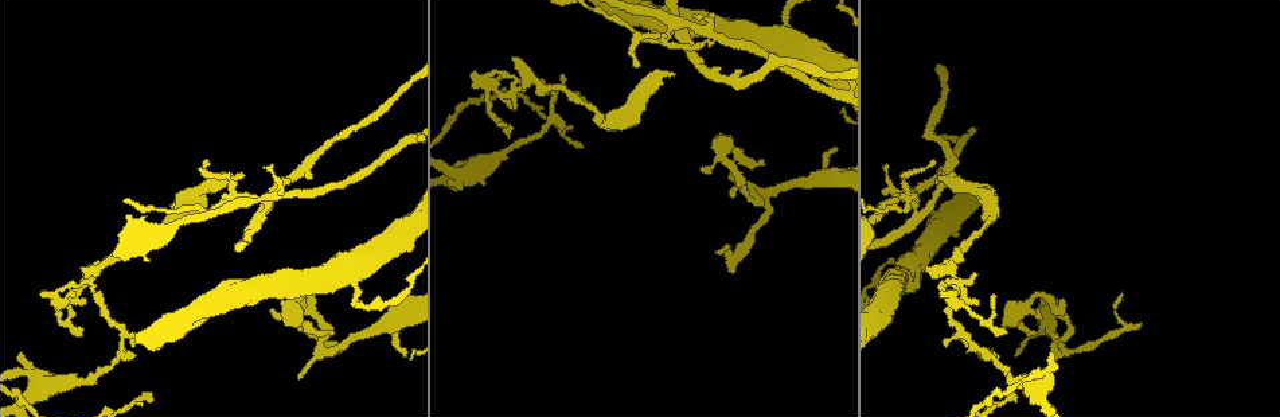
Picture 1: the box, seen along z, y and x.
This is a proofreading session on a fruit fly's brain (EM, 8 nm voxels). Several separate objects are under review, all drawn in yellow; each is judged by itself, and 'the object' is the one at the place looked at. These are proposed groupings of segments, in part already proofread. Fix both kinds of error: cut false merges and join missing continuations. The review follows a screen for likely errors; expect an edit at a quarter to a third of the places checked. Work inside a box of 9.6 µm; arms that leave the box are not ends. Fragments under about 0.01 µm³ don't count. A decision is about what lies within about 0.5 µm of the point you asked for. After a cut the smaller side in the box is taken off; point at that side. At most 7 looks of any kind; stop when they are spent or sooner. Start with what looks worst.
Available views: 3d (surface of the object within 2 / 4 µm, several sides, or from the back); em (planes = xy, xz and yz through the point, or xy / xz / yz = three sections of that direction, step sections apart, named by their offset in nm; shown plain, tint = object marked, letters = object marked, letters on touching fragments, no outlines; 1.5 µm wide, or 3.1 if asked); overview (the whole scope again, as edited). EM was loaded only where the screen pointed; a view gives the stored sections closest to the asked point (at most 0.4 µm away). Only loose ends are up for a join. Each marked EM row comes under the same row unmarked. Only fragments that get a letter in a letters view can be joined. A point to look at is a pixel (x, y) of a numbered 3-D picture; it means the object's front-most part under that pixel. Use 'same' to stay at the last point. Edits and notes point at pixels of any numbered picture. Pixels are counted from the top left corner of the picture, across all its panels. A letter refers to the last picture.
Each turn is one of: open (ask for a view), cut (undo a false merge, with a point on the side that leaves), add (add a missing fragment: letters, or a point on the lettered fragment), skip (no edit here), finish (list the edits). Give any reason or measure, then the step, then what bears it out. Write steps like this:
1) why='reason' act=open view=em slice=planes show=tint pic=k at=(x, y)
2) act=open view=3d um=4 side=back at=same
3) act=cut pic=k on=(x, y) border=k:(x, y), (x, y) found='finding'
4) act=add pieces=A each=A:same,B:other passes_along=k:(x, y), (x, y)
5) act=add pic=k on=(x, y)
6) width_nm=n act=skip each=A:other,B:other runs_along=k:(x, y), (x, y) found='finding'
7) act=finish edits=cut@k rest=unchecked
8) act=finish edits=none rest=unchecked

why='an open end' act=open view=em slice=yz step=8 show=letters pic=1 at=(297, 375)

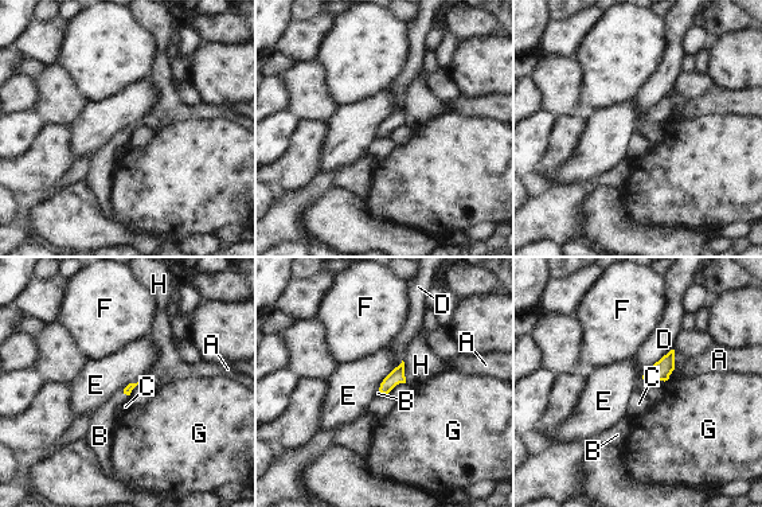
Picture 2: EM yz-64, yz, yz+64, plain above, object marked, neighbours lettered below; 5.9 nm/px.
act=add pieces=B each=A:other,B:same,C:other,D:other,E:other,F:other,G:other,H:other passes_along=2:(131, 386), (124, 390), (102, 425) found='it goes on there'

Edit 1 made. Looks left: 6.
act=open view=overview

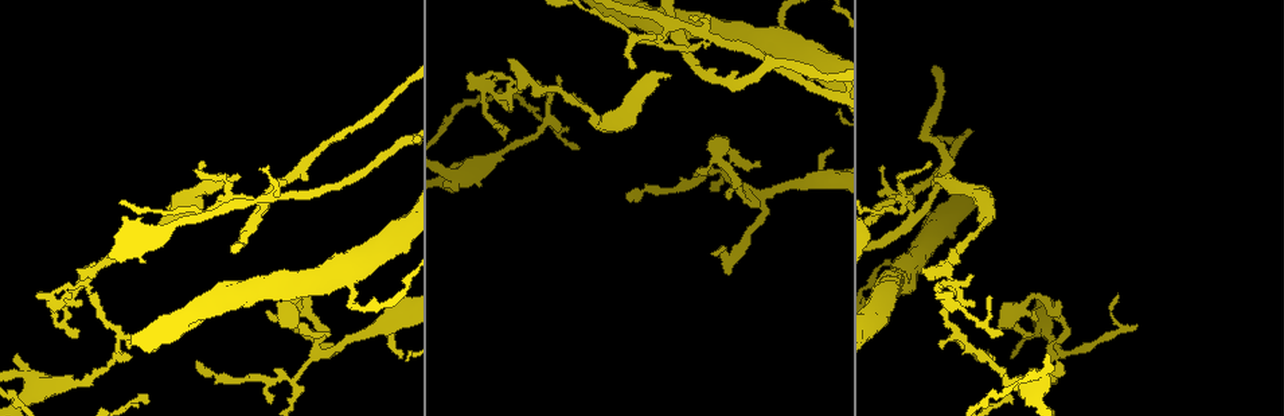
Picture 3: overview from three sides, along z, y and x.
why='sharp bend' act=open view=3d um=2 pic=3 at=(1035, 296)

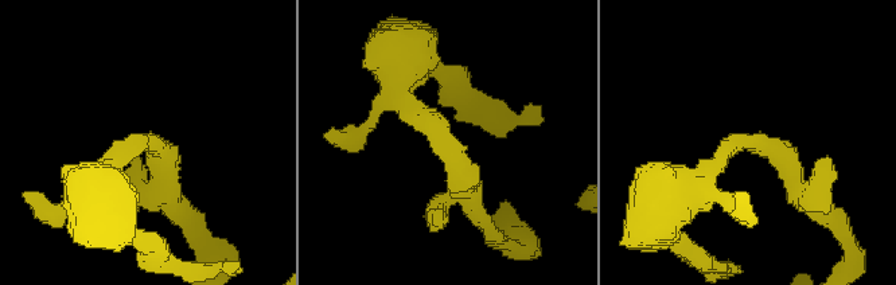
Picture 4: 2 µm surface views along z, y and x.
why='need the tissue' act=open view=em slice=yz step=8 show=tint pic=4 at=(746, 144)

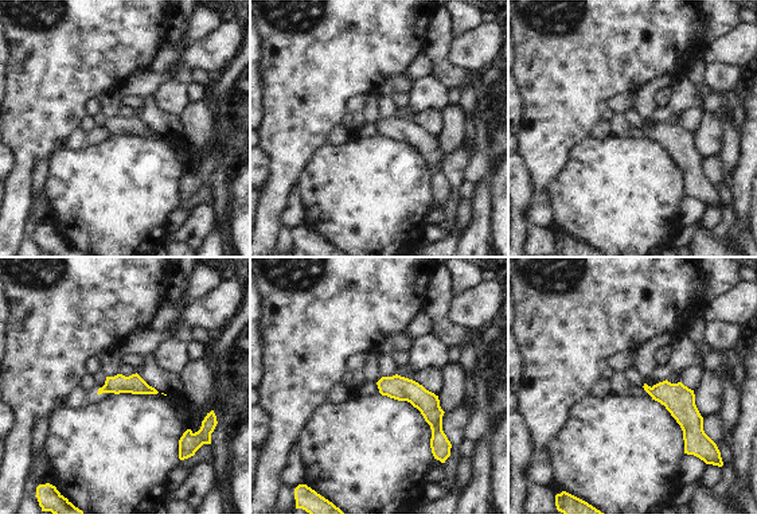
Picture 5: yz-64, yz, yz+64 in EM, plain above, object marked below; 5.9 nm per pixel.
act=open view=em slice=planes show=letters at=same

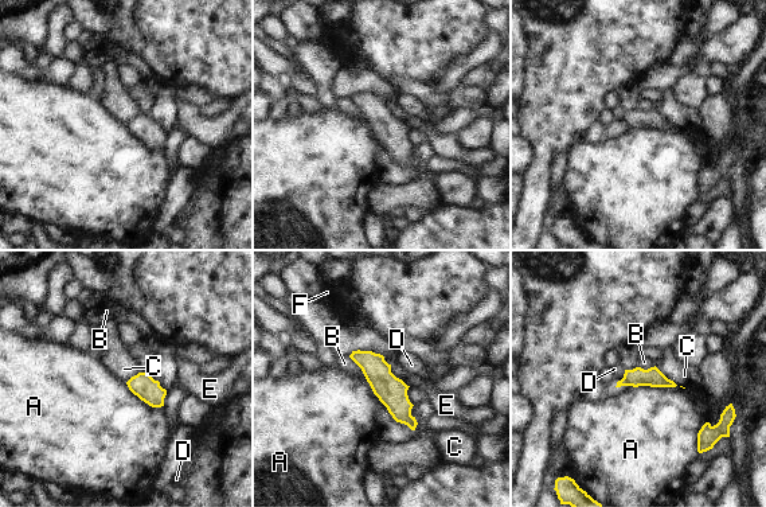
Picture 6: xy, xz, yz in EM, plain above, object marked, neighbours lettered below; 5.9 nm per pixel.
width_nm=120 act=skip each=A:other,B:other,C:other,D:other,E:other,F:other found='all the same cell'

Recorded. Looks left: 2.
act=finish edits=add@2 rest=unchecked

